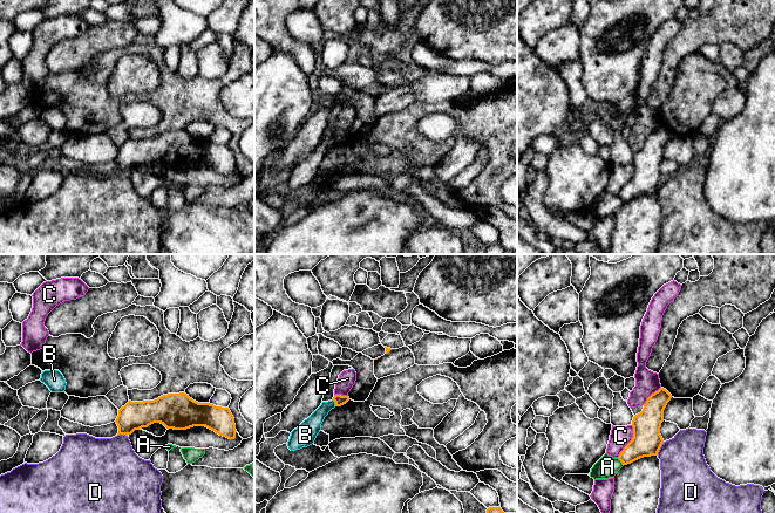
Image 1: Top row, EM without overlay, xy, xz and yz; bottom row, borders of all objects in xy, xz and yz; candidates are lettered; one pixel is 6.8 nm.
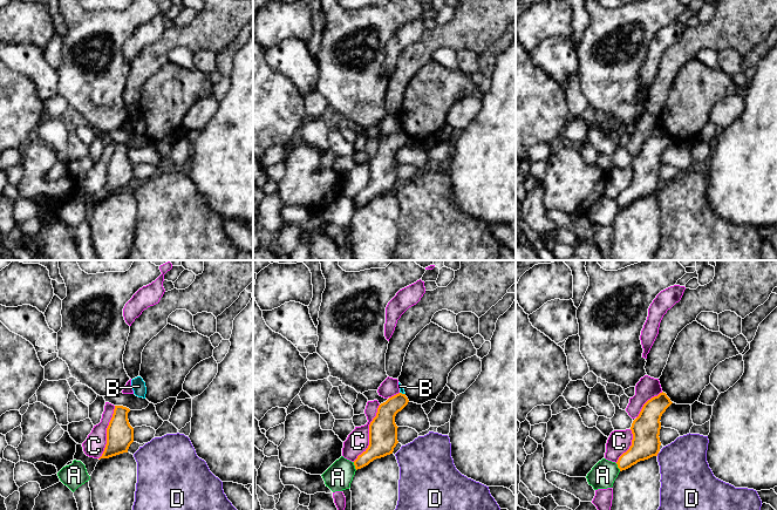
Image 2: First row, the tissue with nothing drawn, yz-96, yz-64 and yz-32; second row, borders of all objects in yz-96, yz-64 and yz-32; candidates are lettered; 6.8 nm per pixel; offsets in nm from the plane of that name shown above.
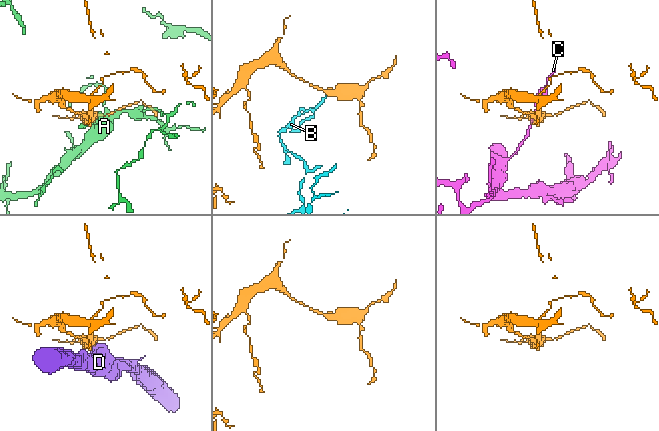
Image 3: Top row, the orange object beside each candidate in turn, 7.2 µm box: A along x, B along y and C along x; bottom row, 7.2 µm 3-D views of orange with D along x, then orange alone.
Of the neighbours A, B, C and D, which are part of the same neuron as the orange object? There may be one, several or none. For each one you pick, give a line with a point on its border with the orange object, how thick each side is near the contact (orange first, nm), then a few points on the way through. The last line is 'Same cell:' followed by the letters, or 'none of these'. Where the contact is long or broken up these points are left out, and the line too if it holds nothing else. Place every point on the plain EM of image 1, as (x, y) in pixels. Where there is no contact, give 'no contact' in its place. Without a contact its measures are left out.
Same cell: none of these

